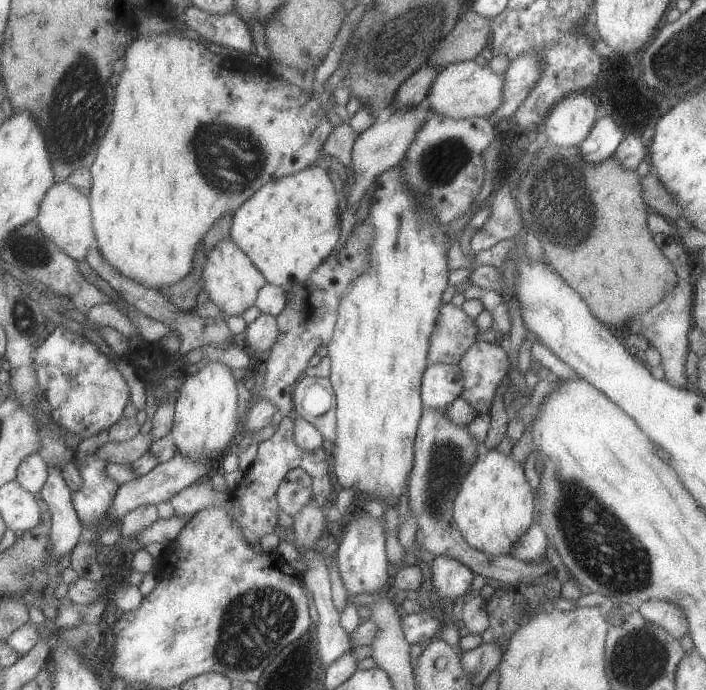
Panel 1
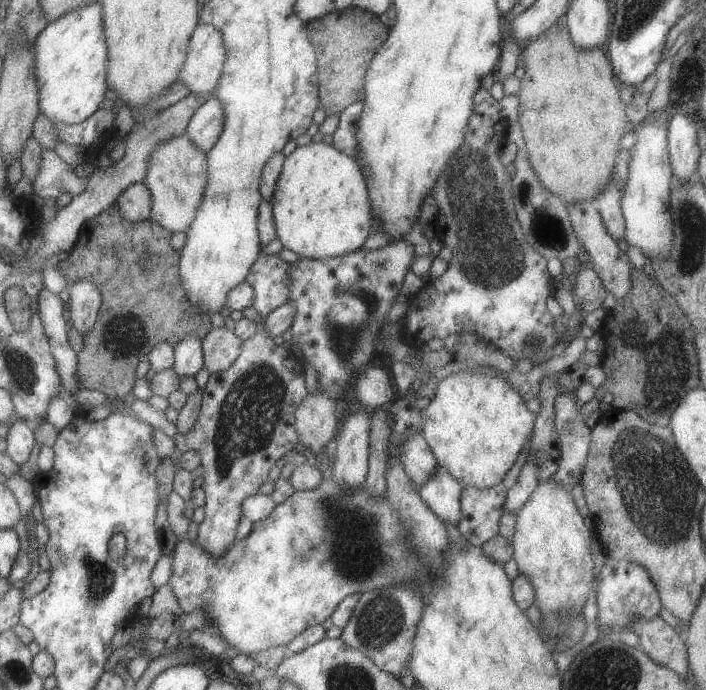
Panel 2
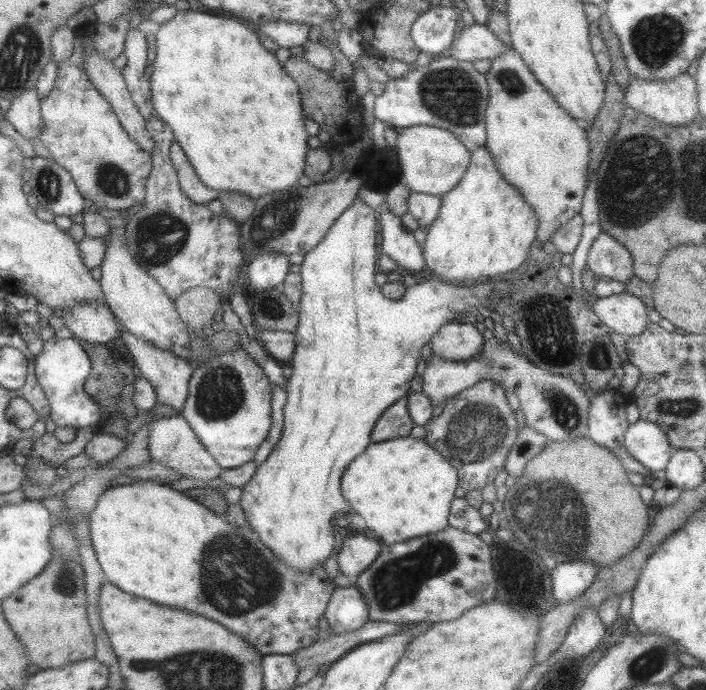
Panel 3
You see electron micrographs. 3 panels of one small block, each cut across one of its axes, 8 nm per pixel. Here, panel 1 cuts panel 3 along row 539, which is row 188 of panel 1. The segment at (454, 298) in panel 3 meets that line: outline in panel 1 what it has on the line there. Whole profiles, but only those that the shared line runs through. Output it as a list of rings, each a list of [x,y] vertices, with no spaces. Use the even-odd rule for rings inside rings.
[[[324,165],[268,180],[232,214],[229,237],[267,283],[288,290],[309,278],[341,236],[341,217],[333,183]]]

